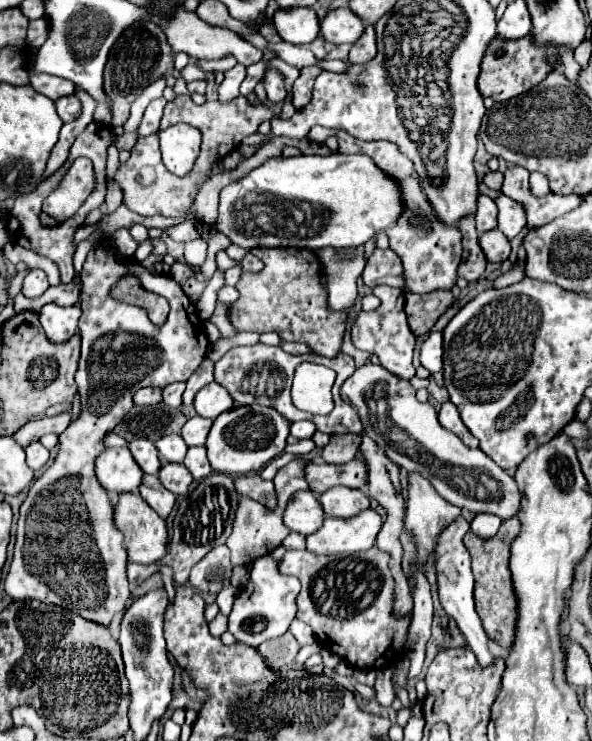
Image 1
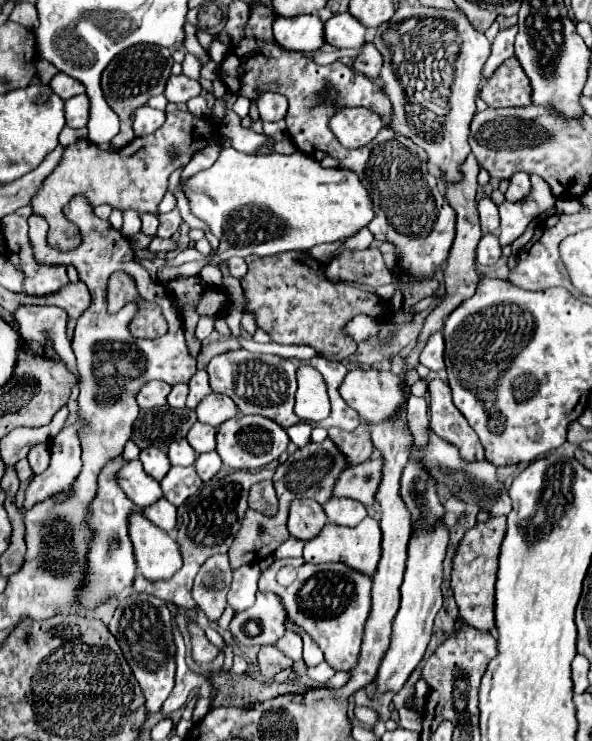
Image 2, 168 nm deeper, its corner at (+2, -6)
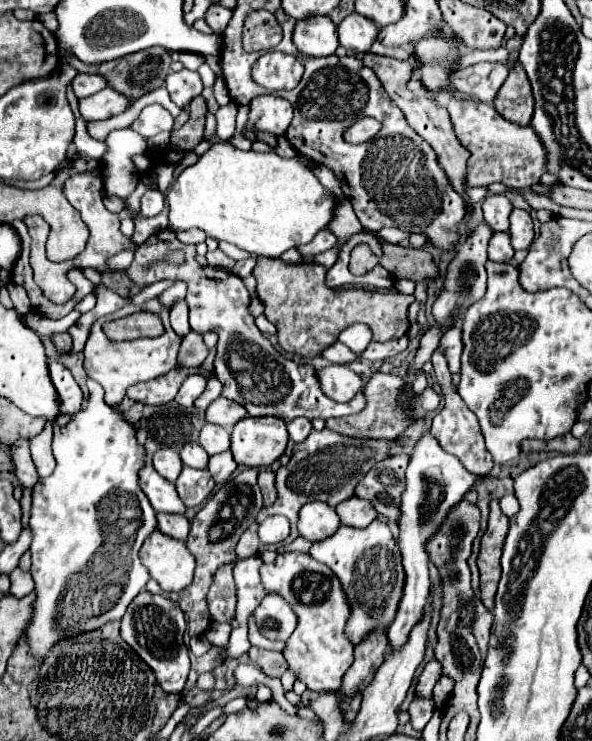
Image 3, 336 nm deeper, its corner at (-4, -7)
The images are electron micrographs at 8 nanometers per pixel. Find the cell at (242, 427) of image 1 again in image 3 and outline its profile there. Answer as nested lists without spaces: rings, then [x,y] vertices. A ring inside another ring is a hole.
[[[244,417],[232,429],[232,455],[240,467],[270,467],[288,445],[286,423],[278,417]]]

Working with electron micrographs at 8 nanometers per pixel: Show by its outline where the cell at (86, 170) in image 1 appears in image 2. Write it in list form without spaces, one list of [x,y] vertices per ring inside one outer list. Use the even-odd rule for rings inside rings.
[[[168,112],[166,122],[146,138],[134,138],[128,146],[116,150],[116,152],[102,152],[98,150],[92,142],[82,140],[70,144],[64,154],[60,164],[54,168],[50,176],[44,178],[42,188],[32,196],[30,206],[32,212],[42,216],[50,230],[48,230],[48,246],[56,248],[60,252],[74,250],[81,243],[81,235],[75,224],[69,221],[63,208],[68,204],[68,200],[76,194],[88,196],[88,202],[92,206],[98,204],[110,204],[112,208],[126,210],[134,208],[138,212],[154,212],[160,204],[160,200],[166,194],[168,186],[168,176],[190,162],[190,158],[198,152],[198,142],[202,140],[214,142],[216,132],[210,126],[210,120],[206,118],[196,118],[190,112]],[[198,126],[198,134],[194,134],[194,128]],[[170,150],[176,150],[174,156],[170,156]]]

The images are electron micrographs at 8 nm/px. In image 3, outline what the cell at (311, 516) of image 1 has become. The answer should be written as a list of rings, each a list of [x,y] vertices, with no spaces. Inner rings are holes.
[[[310,501],[300,509],[298,531],[302,537],[306,537],[312,543],[330,537],[338,529],[338,525],[340,525],[340,519],[336,511],[326,503]]]

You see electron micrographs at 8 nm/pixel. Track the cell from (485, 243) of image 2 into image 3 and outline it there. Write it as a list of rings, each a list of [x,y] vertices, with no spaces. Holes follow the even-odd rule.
[[[494,233],[488,243],[488,259],[498,263],[508,263],[514,257],[514,249],[510,245],[508,233]]]

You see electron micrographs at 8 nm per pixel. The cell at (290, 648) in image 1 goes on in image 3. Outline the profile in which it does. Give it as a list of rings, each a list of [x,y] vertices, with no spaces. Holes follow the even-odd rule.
[[[250,647],[248,655],[262,669],[262,673],[266,677],[282,677],[282,673],[288,671],[286,659],[278,651],[266,651],[266,649],[258,649],[258,647]]]

